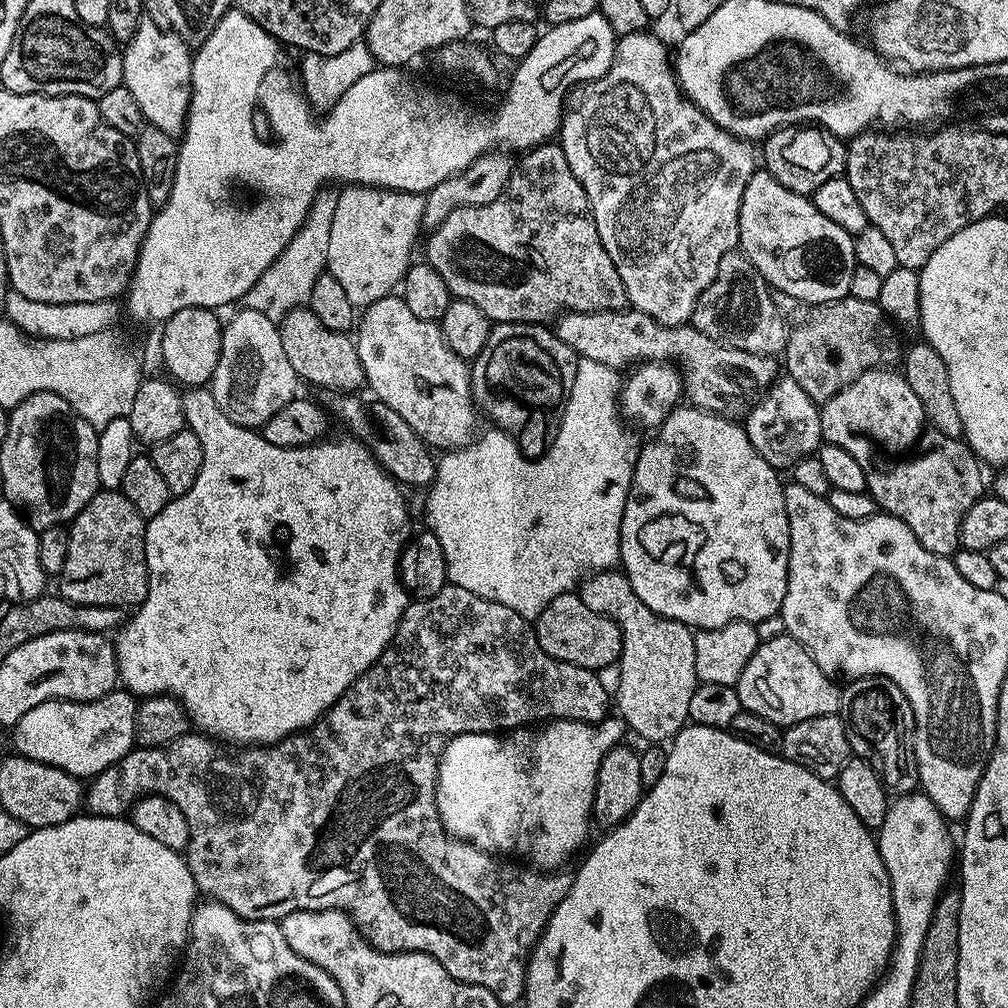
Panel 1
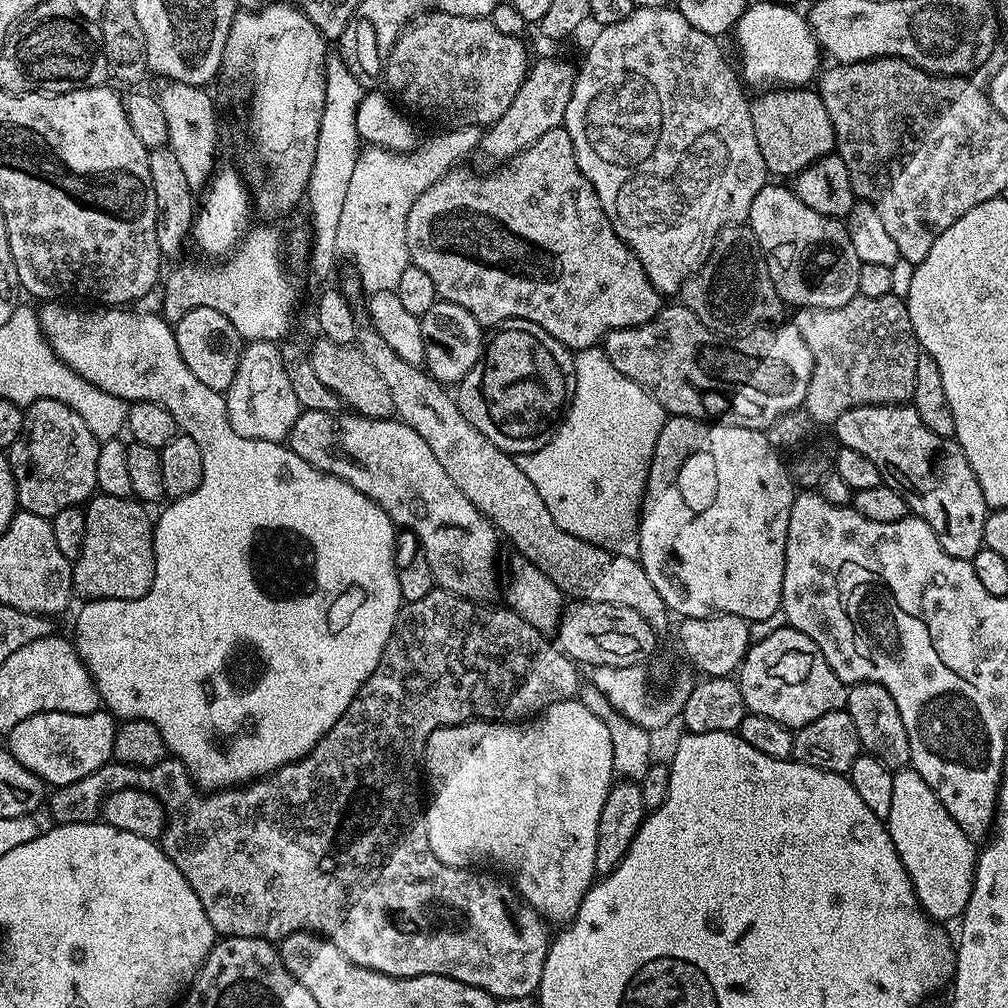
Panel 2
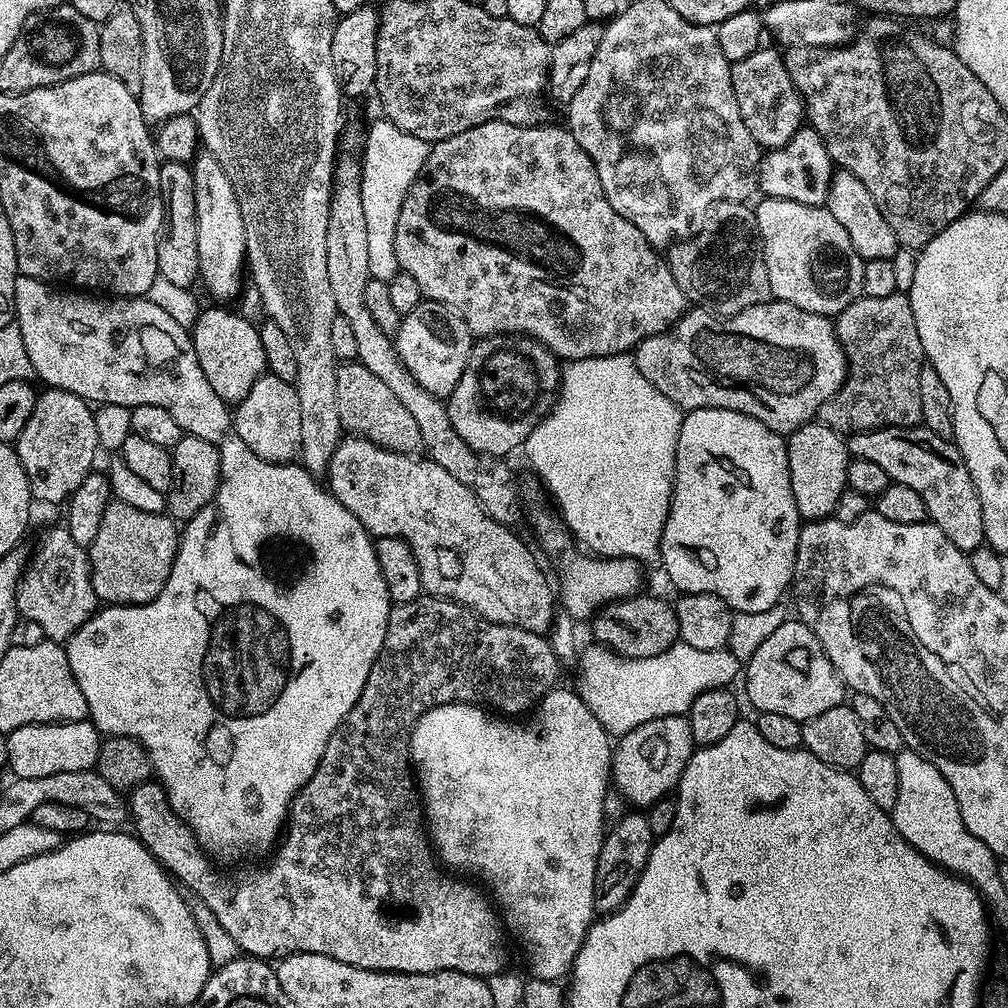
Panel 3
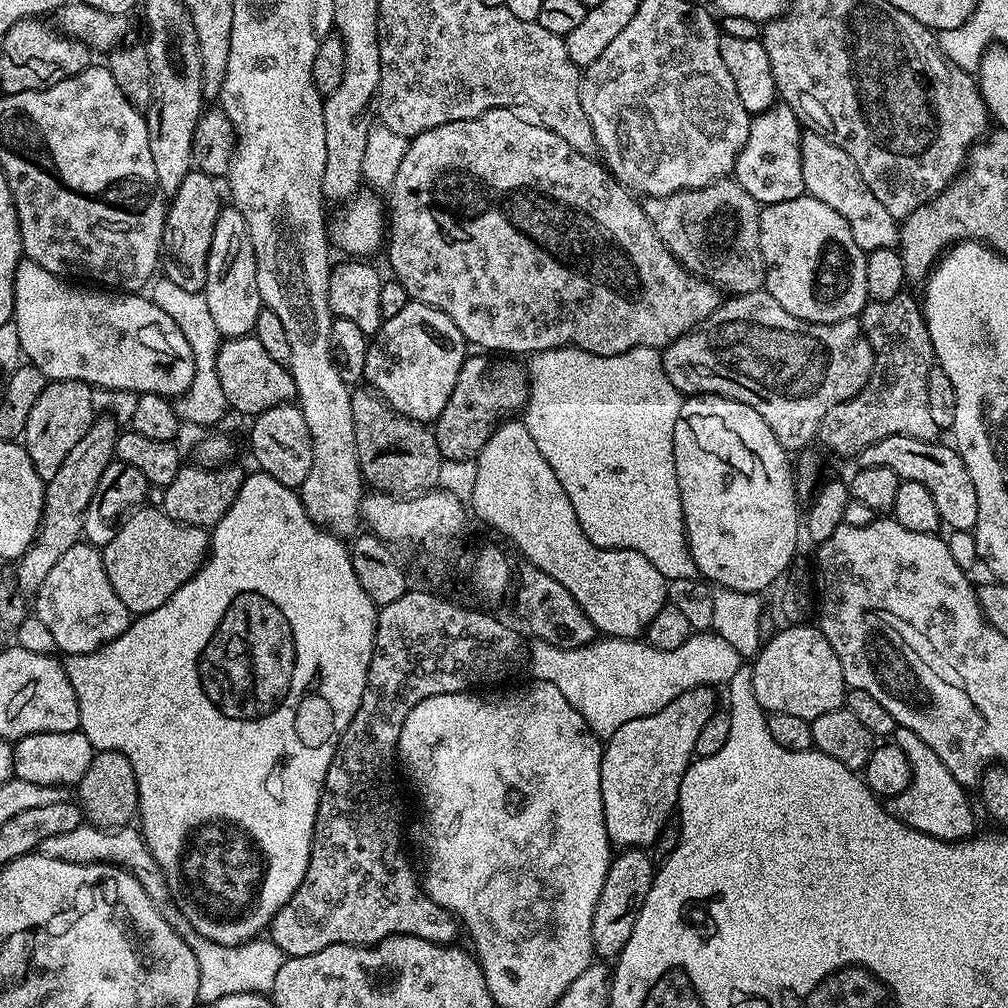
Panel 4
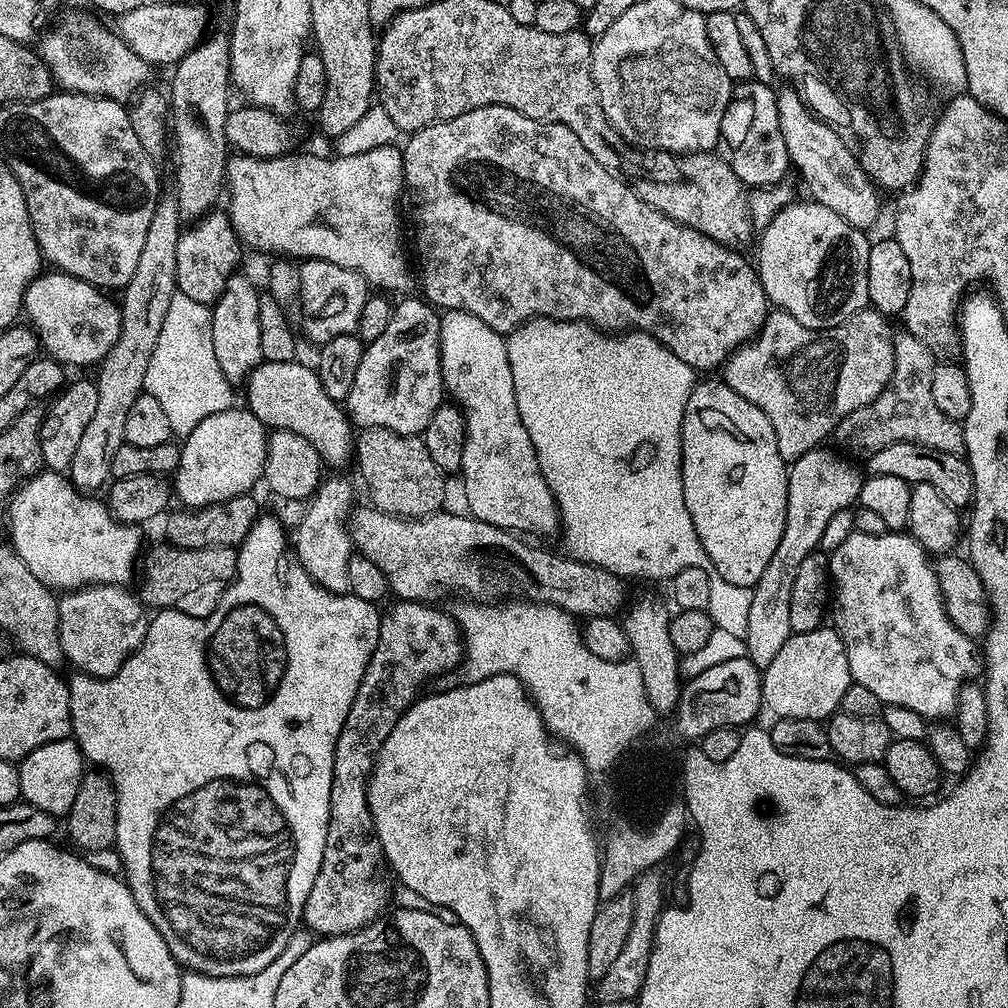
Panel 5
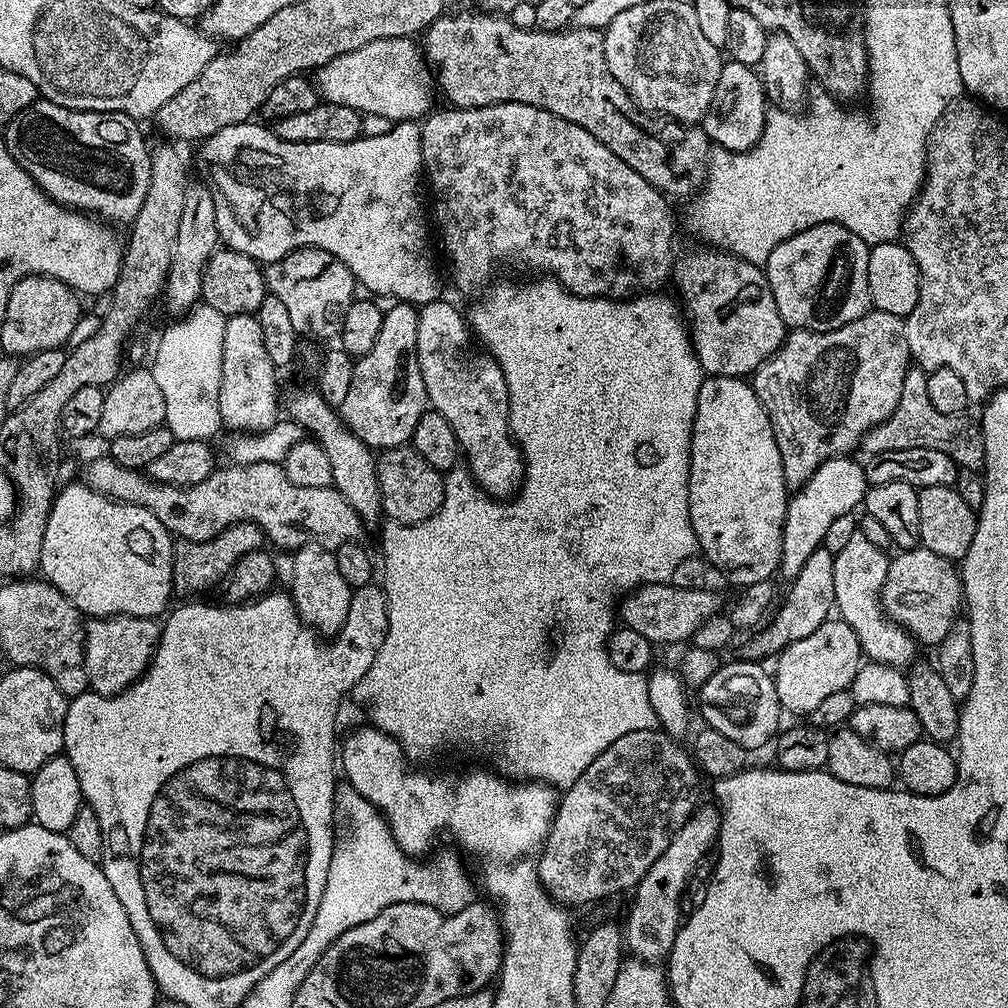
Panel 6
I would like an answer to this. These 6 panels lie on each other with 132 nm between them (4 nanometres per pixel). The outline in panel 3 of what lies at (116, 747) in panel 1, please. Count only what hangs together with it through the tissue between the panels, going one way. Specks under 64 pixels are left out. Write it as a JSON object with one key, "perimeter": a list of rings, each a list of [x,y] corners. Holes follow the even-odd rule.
{"perimeter":[[[91,719],[69,724],[31,724],[18,726],[18,730],[7,733],[7,767],[12,768],[15,778],[46,778],[46,774],[62,774],[65,770],[95,769],[100,753],[102,733]]]}

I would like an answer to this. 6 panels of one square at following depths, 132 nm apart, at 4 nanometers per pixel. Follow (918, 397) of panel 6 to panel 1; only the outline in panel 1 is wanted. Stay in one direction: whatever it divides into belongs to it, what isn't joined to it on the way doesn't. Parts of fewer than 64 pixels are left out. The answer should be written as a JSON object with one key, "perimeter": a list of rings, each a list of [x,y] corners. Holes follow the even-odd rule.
{"perimeter":[[[773,291],[772,297],[774,298],[774,306],[778,306],[778,310],[784,315],[785,320],[788,322],[788,345],[784,347],[782,353],[782,364],[784,360],[785,366],[788,367],[788,369],[786,369],[787,375],[792,376],[794,382],[798,382],[798,386],[802,386],[802,390],[806,390],[806,394],[810,394],[810,398],[816,401],[817,405],[822,406],[830,398],[834,398],[834,394],[838,394],[843,388],[850,386],[850,382],[854,382],[854,378],[866,374],[866,370],[870,370],[871,368],[887,368],[901,363],[902,347],[900,348],[900,336],[896,333],[896,331],[898,331],[897,325],[889,319],[887,313],[880,308],[877,301],[871,300],[870,302],[862,302],[862,298],[854,298],[853,296],[846,295],[843,296],[841,300],[827,300],[821,304],[814,304],[807,300],[794,298],[785,292],[777,291]]]}

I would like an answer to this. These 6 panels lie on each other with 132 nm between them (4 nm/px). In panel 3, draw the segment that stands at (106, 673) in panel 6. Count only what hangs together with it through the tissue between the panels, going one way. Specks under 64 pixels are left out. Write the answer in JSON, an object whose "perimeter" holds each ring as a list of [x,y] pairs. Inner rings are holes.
{"perimeter":[[[67,527],[50,529],[40,549],[29,559],[16,591],[16,609],[25,621],[38,622],[45,637],[53,642],[66,642],[98,611],[88,553],[70,538]]]}

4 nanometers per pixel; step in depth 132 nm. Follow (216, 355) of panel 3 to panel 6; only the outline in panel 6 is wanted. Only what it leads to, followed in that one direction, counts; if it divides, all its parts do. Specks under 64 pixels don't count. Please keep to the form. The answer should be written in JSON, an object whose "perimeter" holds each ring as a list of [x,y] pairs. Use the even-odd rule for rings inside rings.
{"perimeter":[[[315,387],[296,388],[288,396],[287,419],[293,420],[304,428],[305,433],[326,450],[326,458],[330,458],[330,474],[332,487],[336,488],[354,506],[365,525],[379,525],[384,507],[378,490],[378,474],[376,473],[376,456],[373,449],[368,448],[344,425],[339,411],[331,408]],[[380,520],[380,521],[379,521]]]}

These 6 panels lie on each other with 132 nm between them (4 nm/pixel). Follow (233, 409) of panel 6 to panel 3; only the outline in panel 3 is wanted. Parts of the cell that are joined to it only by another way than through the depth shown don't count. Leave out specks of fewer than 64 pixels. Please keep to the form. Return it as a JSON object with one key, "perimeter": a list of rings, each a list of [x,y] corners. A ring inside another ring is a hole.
{"perimeter":[[[204,150],[191,161],[192,177],[194,178],[194,198],[198,210],[198,266],[200,280],[208,287],[216,302],[228,302],[240,292],[240,287],[246,284],[246,222],[242,222],[242,206],[238,206],[238,194],[234,194],[234,186],[230,186],[230,178],[226,178],[226,170],[214,158],[212,153]]]}

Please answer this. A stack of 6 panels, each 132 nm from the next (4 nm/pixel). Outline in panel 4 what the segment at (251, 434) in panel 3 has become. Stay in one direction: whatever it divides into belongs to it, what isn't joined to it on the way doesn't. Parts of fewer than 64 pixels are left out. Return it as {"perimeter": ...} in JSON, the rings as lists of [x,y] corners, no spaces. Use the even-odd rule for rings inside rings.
{"perimeter":[[[295,403],[279,404],[255,417],[252,424],[252,456],[256,459],[255,467],[278,478],[282,486],[299,489],[310,474],[310,462],[314,462],[314,450],[310,438],[310,426]]]}

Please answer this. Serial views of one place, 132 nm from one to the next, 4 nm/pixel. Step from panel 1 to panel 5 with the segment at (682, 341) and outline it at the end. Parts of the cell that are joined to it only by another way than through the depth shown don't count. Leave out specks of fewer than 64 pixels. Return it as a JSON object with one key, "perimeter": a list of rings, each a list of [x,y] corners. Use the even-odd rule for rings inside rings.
{"perimeter":[[[871,306],[863,308],[861,312],[846,318],[846,322],[833,328],[807,328],[802,326],[802,322],[798,322],[798,318],[794,318],[790,313],[772,310],[764,319],[764,325],[759,332],[724,361],[722,379],[730,386],[730,390],[734,390],[738,394],[742,394],[742,398],[754,402],[754,406],[758,406],[758,410],[762,410],[762,414],[766,414],[766,418],[770,418],[770,426],[774,426],[774,438],[778,438],[778,454],[782,454],[785,462],[793,462],[802,458],[808,451],[814,451],[815,448],[821,447],[825,443],[823,440],[827,436],[829,439],[835,433],[838,422],[842,422],[842,418],[854,414],[854,410],[858,410],[858,406],[866,406],[870,402],[874,402],[874,398],[878,398],[878,394],[882,394],[882,390],[890,382],[890,374],[894,374],[893,329],[888,328],[888,324],[890,324],[889,317],[882,315]]]}

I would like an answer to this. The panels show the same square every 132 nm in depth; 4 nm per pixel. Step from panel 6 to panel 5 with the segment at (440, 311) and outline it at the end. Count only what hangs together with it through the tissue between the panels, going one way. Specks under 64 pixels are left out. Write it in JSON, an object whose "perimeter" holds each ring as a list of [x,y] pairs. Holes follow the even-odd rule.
{"perimeter":[[[447,310],[440,318],[440,365],[447,395],[464,414],[464,449],[459,475],[464,476],[467,511],[477,520],[517,534],[537,532],[540,536],[548,536],[557,531],[560,528],[560,511],[556,509],[556,499],[550,486],[546,486],[546,478],[542,478],[542,470],[534,454],[534,442],[530,442],[526,426],[522,426],[522,414],[518,414],[507,339],[501,333],[490,330],[482,318],[466,314],[466,310]]]}

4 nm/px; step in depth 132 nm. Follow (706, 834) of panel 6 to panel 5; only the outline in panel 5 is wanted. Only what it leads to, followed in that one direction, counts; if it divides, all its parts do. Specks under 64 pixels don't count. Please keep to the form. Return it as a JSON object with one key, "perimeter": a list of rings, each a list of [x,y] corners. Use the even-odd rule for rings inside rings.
{"perimeter":[[[651,870],[645,872],[636,880],[630,895],[634,902],[634,923],[630,926],[630,935],[626,938],[626,943],[622,946],[618,958],[614,958],[614,966],[606,970],[606,974],[595,985],[594,996],[604,1003],[604,1006],[610,1006],[619,1000],[629,1002],[635,1001],[640,994],[640,987],[646,978],[646,966],[650,966],[650,954],[654,946],[656,937],[656,927],[660,913],[666,907],[664,901],[664,884],[660,881],[659,871]]]}

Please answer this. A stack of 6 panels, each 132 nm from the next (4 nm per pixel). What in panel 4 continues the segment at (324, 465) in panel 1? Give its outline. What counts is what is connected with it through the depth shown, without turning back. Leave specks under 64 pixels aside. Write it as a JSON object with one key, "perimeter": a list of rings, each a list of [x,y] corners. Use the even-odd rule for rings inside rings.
{"perimeter":[[[27,258],[21,259],[20,264],[16,267],[14,274],[14,310],[12,311],[14,323],[18,330],[18,342],[23,359],[29,364],[33,364],[48,380],[80,380],[84,384],[92,385],[93,389],[109,388],[112,392],[132,392],[131,394],[158,394],[169,398],[179,398],[194,382],[194,352],[190,350],[190,342],[182,338],[182,330],[174,326],[174,318],[166,314],[144,294],[105,294],[100,290],[89,290],[84,286],[77,286],[69,282],[65,277],[50,274],[50,270],[42,270],[42,266],[35,264],[33,260]],[[256,470],[253,473],[253,476],[252,473],[245,475],[242,486],[238,490],[238,498],[234,498],[230,510],[226,510],[226,514],[217,522],[216,527],[211,529],[210,551],[204,564],[165,604],[158,606],[158,610],[150,610],[137,615],[133,619],[131,626],[122,635],[111,640],[109,644],[104,644],[98,650],[87,652],[86,654],[74,654],[73,656],[65,655],[62,660],[66,670],[66,678],[70,678],[70,686],[74,686],[74,694],[78,698],[79,731],[84,732],[86,738],[90,738],[93,749],[101,752],[114,750],[115,752],[126,754],[126,758],[130,758],[130,766],[134,766],[134,776],[138,782],[138,802],[140,803],[138,827],[144,836],[144,841],[150,850],[150,854],[154,854],[154,862],[160,868],[160,873],[164,875],[164,883],[171,899],[172,896],[176,899],[176,904],[180,907],[181,914],[188,919],[187,927],[191,931],[202,934],[207,940],[212,940],[222,946],[245,944],[247,940],[257,939],[263,933],[260,931],[263,928],[265,931],[271,925],[272,920],[278,914],[278,910],[282,910],[282,906],[286,906],[286,902],[290,902],[294,890],[298,890],[298,886],[306,874],[308,863],[310,862],[312,835],[314,834],[316,815],[318,814],[320,791],[324,789],[326,770],[334,758],[334,750],[340,741],[340,733],[346,730],[346,726],[350,726],[350,722],[362,702],[362,694],[366,690],[370,658],[372,657],[374,642],[376,641],[376,613],[378,611],[376,604],[370,602],[366,590],[362,590],[362,582],[358,582],[358,574],[354,574],[354,566],[350,562],[350,554],[348,553],[349,545],[341,537],[334,535],[327,528],[322,528],[319,524],[312,521],[310,514],[306,514],[297,489],[282,486],[282,482],[278,482],[278,478],[270,478],[270,474],[265,472]]]}

